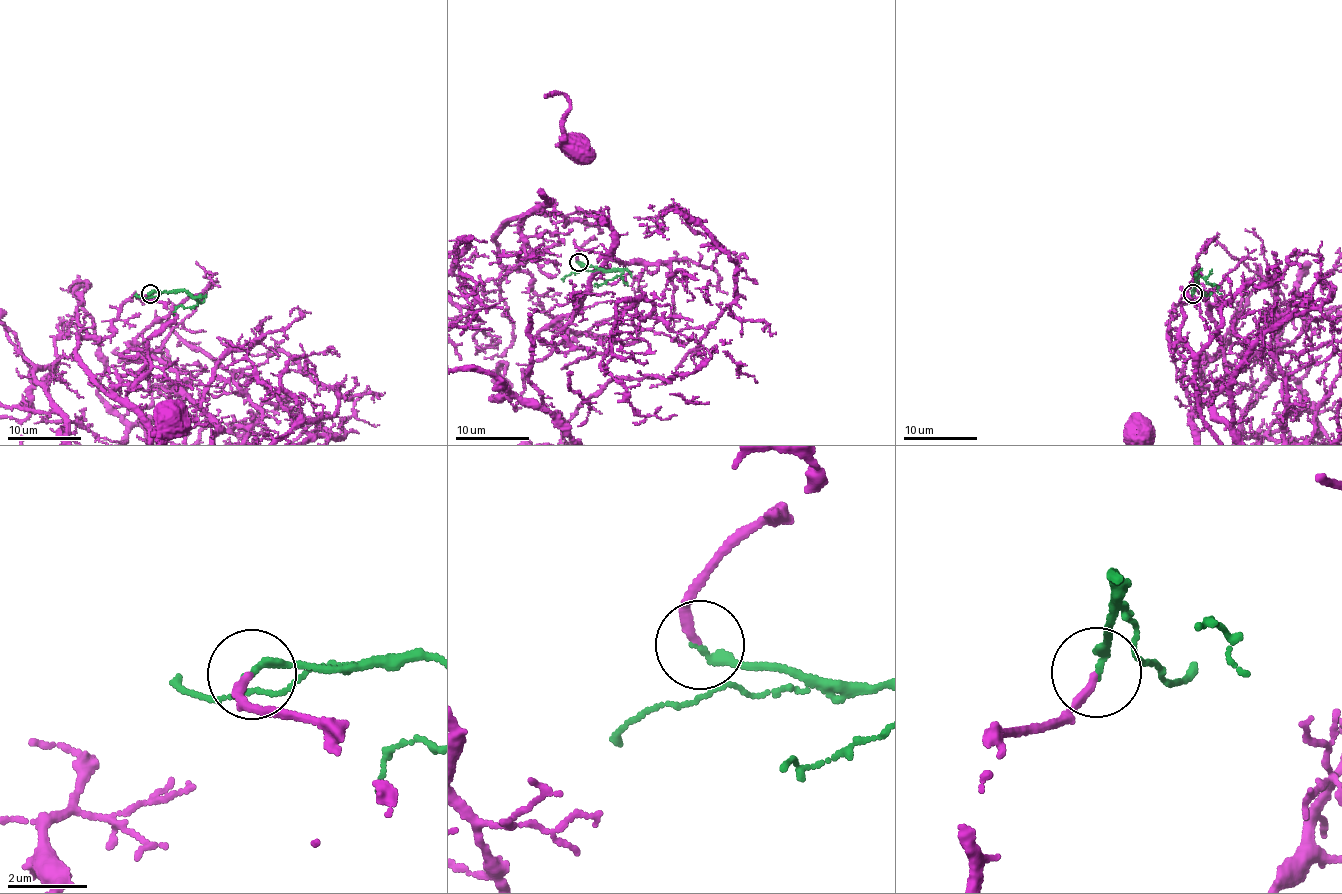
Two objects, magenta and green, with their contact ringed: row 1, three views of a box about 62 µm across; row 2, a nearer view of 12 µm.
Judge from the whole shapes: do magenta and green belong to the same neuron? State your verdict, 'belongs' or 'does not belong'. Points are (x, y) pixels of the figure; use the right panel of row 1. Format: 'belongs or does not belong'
belongs

